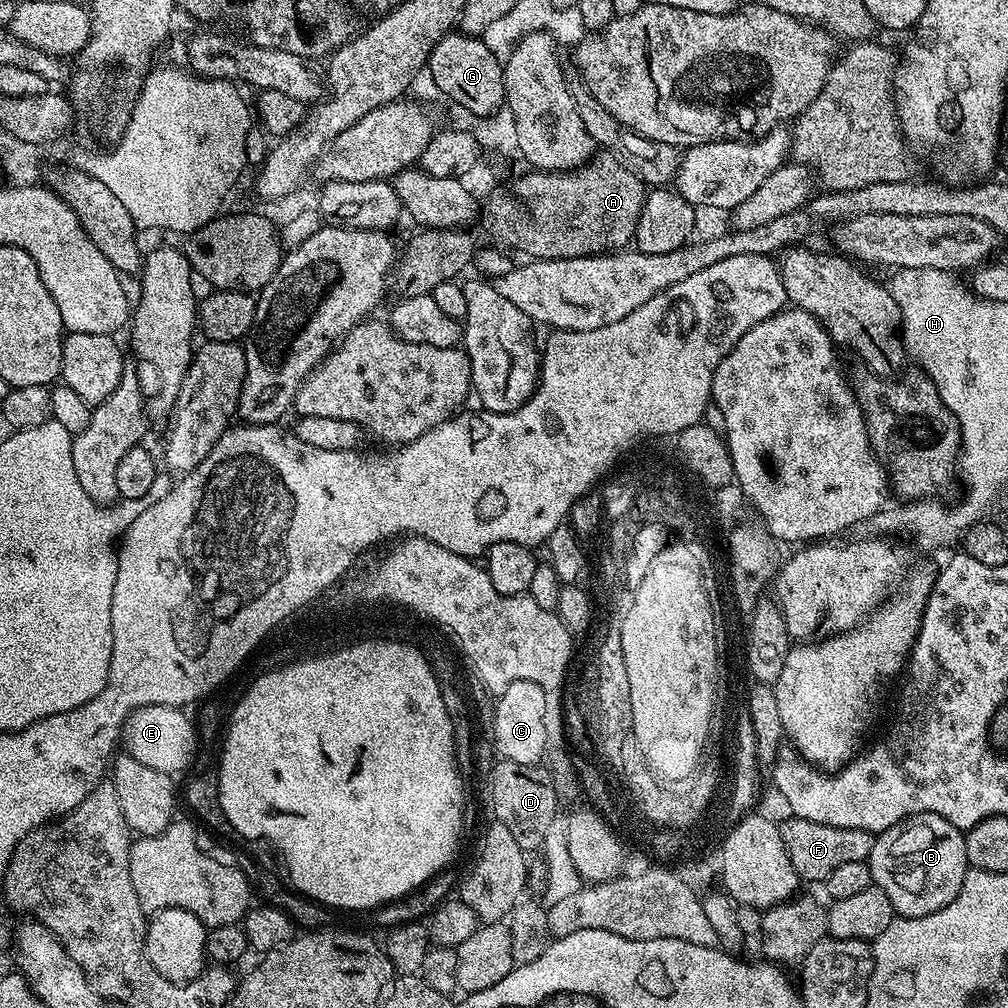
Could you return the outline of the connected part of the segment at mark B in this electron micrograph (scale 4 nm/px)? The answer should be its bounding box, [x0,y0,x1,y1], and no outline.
[866,812,969,918]

